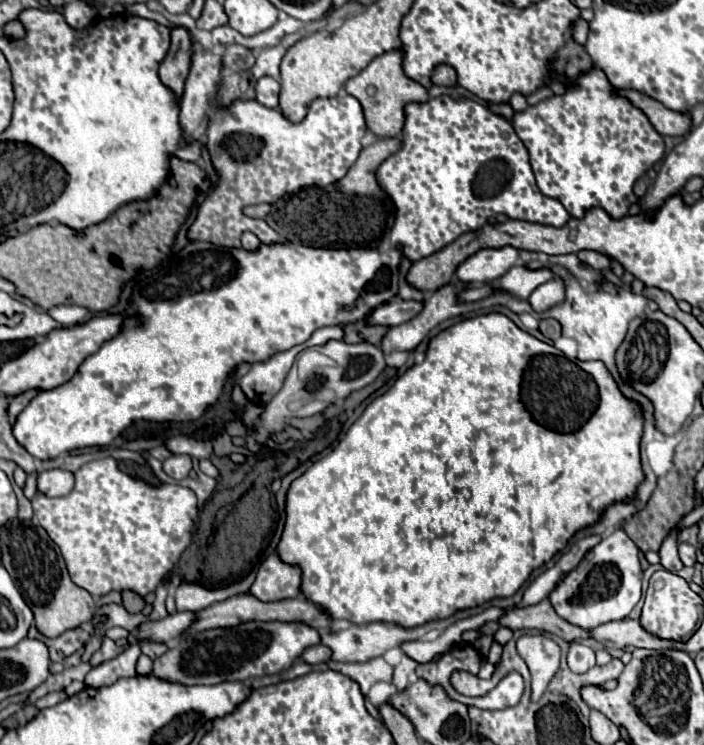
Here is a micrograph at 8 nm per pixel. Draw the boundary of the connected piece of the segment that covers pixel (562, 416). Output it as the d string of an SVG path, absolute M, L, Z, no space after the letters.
M499 312L461 320L439 332L429 342L425 360L411 366L383 396L375 398L365 408L361 418L355 420L337 448L309 466L303 476L293 480L287 492L287 524L279 542L281 560L301 566L301 594L305 598L323 606L331 618L345 618L355 624L381 620L413 628L431 620L447 618L457 610L473 608L493 598L513 596L535 568L549 562L567 546L575 532L599 522L603 510L611 504L631 502L631 498L635 498L635 490L639 488L639 482L643 482L639 456L641 434L641 404L621 394L603 362L573 362L553 344L537 340Z

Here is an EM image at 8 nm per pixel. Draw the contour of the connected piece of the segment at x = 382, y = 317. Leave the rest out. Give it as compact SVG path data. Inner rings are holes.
M391 300L387 304L377 306L371 312L371 322L375 322L375 326L397 326L401 322L411 320L413 316L417 316L421 312L421 302L413 302L413 300Z

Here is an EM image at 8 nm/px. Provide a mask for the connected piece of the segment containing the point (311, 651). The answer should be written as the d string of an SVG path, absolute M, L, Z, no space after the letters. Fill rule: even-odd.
M317 644L317 646L309 646L303 654L301 654L301 660L307 662L307 664L325 664L331 660L331 650L323 644Z

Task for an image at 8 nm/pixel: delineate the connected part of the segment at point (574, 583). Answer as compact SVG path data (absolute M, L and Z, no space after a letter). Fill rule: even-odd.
M615 530L611 536L603 538L593 546L577 568L573 568L549 594L549 602L555 612L583 630L593 630L595 626L623 620L641 600L641 566L639 548L623 530Z

